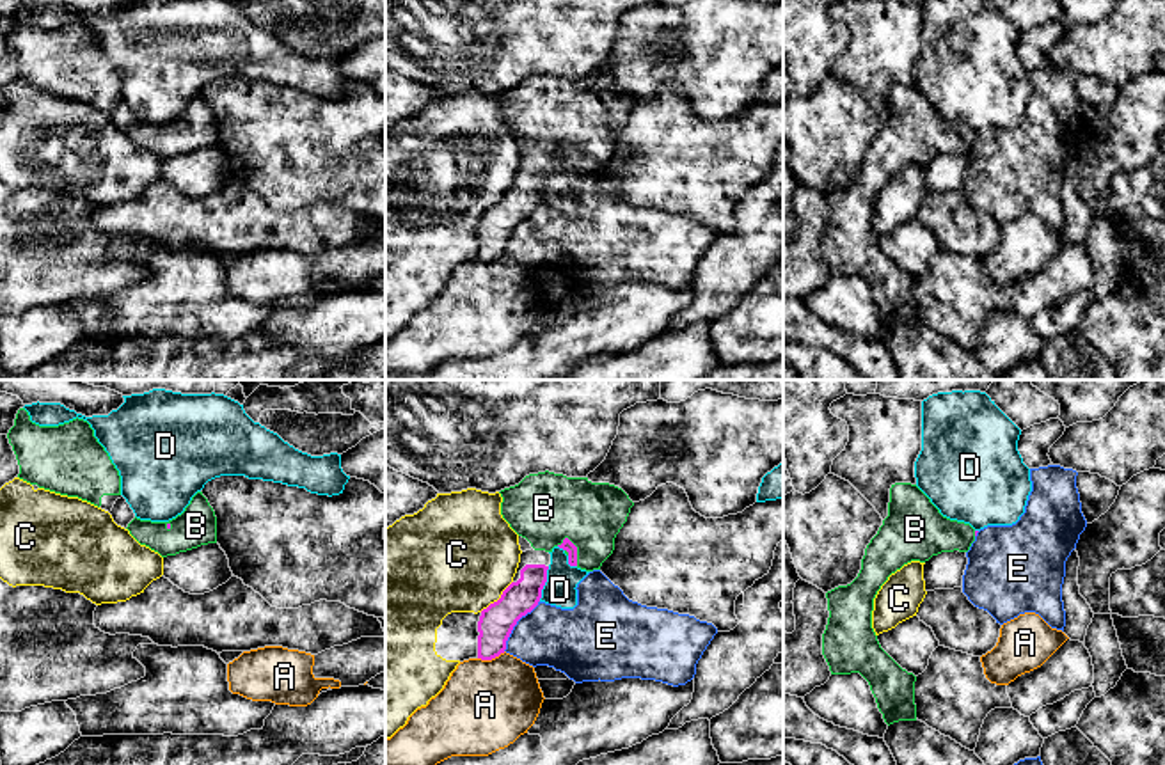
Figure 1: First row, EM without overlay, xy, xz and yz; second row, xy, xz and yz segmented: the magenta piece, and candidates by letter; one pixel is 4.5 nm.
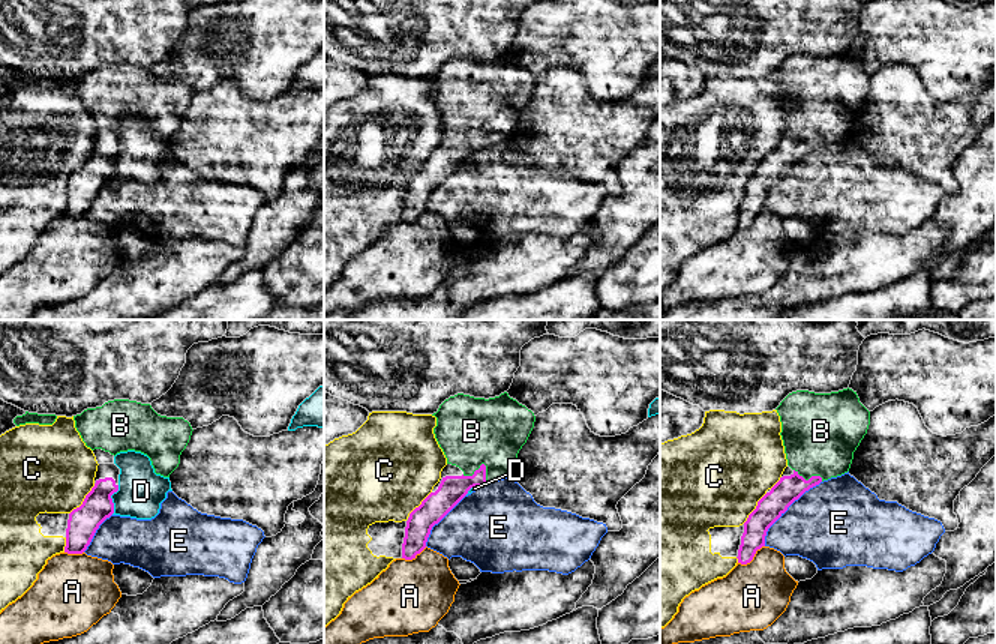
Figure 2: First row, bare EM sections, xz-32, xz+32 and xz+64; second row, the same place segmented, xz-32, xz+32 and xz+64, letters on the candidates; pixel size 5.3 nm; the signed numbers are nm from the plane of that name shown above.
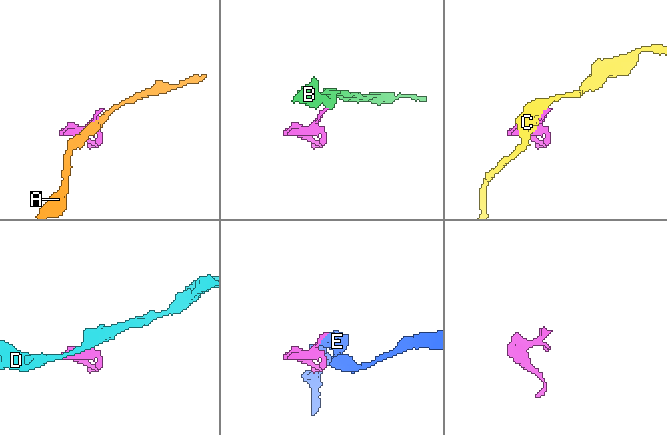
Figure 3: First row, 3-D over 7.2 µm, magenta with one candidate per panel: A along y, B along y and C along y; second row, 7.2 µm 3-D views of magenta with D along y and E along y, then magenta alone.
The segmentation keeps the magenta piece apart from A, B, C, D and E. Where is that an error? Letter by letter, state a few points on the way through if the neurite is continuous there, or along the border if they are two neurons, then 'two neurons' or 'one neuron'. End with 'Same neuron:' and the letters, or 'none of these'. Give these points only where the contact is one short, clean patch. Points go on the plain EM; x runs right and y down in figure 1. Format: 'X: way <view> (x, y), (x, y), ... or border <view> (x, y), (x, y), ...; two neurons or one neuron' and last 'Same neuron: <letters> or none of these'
A: two neurons
B: way xz (567, 148), (576, 153), (576, 142), (544, 110); one neuron
C: two neurons
D: two neurons
E: two neurons
Same neuron: B

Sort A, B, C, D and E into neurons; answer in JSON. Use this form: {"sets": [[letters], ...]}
{"sets": [["A"], ["B"], ["C"], ["D"], ["E"]]}

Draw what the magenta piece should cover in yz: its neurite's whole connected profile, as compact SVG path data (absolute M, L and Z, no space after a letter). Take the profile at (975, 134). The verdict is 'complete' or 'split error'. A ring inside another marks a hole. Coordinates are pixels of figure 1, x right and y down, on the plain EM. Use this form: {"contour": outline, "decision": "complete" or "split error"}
{"contour": "M911 85L890 91L888 119L870 142L858 179L826 195L828 227L822 257L831 277L860 275L890 328L916 323L916 279L902 272L879 247L872 231L874 201L892 176L911 163L941 154L968 154L979 133L950 122Z", "decision": "split error"}

